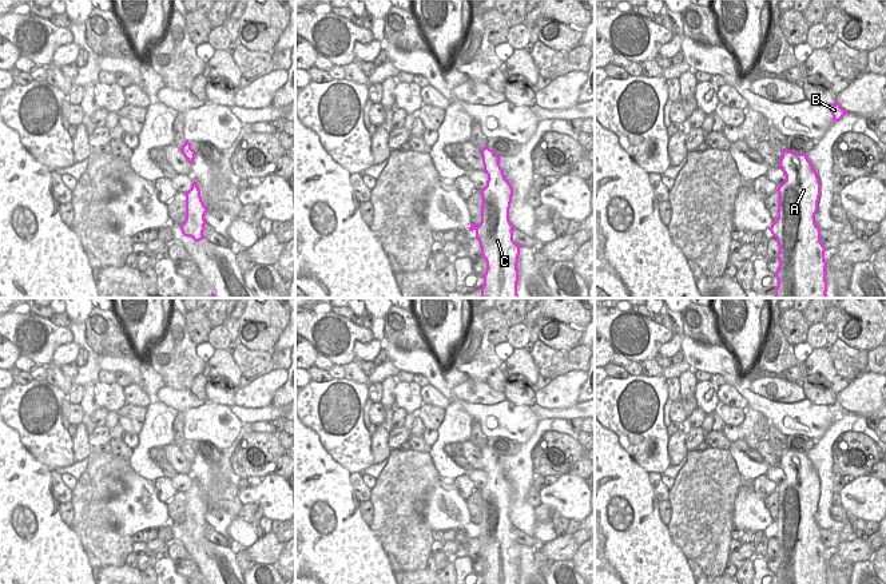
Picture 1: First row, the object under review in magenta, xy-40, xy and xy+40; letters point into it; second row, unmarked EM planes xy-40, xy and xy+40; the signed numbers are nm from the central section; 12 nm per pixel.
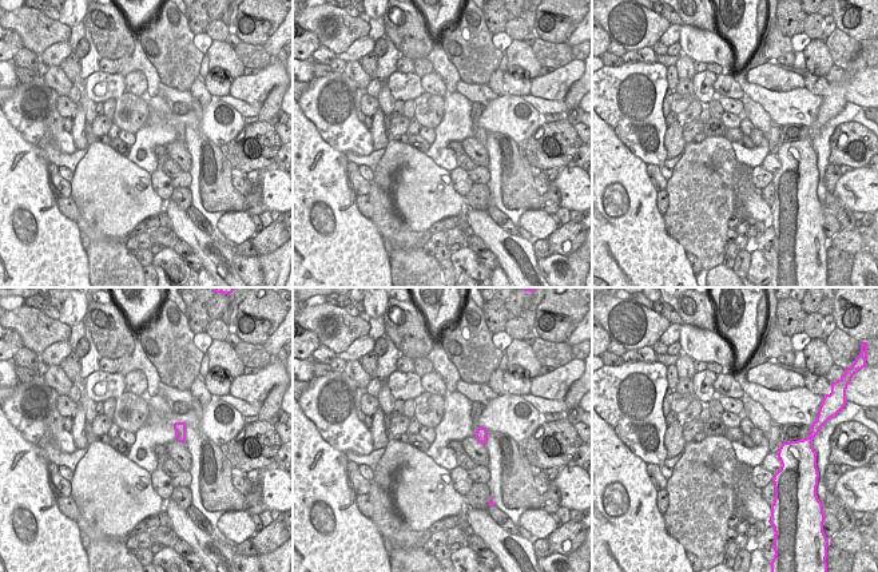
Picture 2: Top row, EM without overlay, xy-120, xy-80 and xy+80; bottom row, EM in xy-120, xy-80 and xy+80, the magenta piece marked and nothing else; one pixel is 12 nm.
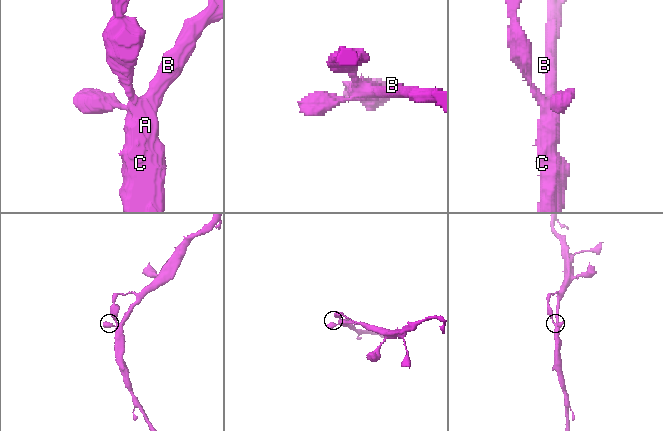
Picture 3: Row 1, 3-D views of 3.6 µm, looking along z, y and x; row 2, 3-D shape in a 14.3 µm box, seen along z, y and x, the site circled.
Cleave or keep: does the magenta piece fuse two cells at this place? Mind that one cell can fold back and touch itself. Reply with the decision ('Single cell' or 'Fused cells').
Single cell

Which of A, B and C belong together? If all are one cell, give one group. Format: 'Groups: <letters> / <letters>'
Groups: A B C

